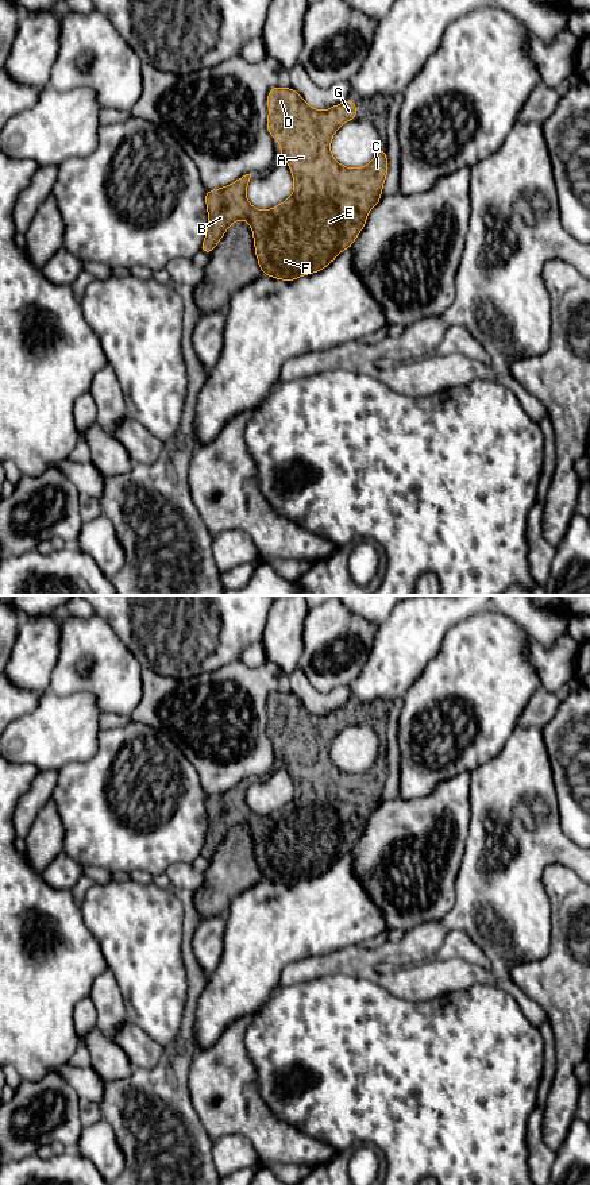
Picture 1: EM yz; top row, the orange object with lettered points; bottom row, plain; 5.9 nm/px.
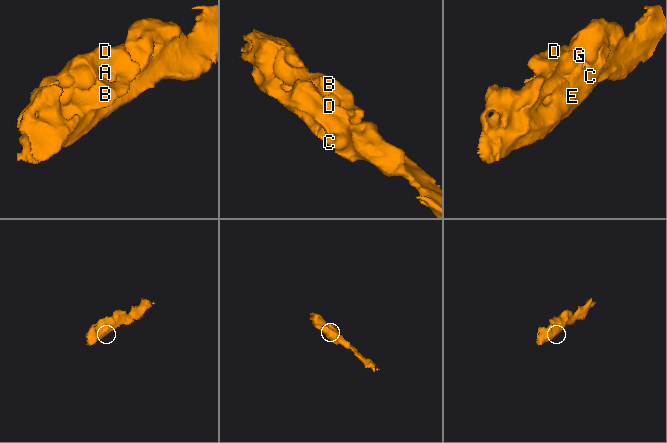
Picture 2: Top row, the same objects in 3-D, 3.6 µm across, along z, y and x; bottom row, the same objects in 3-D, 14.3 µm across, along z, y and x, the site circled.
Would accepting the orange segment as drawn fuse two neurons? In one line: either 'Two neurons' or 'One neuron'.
One neuron

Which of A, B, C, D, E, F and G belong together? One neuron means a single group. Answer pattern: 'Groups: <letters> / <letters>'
Groups: A B C D E F G

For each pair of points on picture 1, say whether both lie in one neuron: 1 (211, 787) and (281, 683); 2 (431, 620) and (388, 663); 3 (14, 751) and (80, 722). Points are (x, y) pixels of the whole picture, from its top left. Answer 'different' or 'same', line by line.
1: same
2: same
3: same

